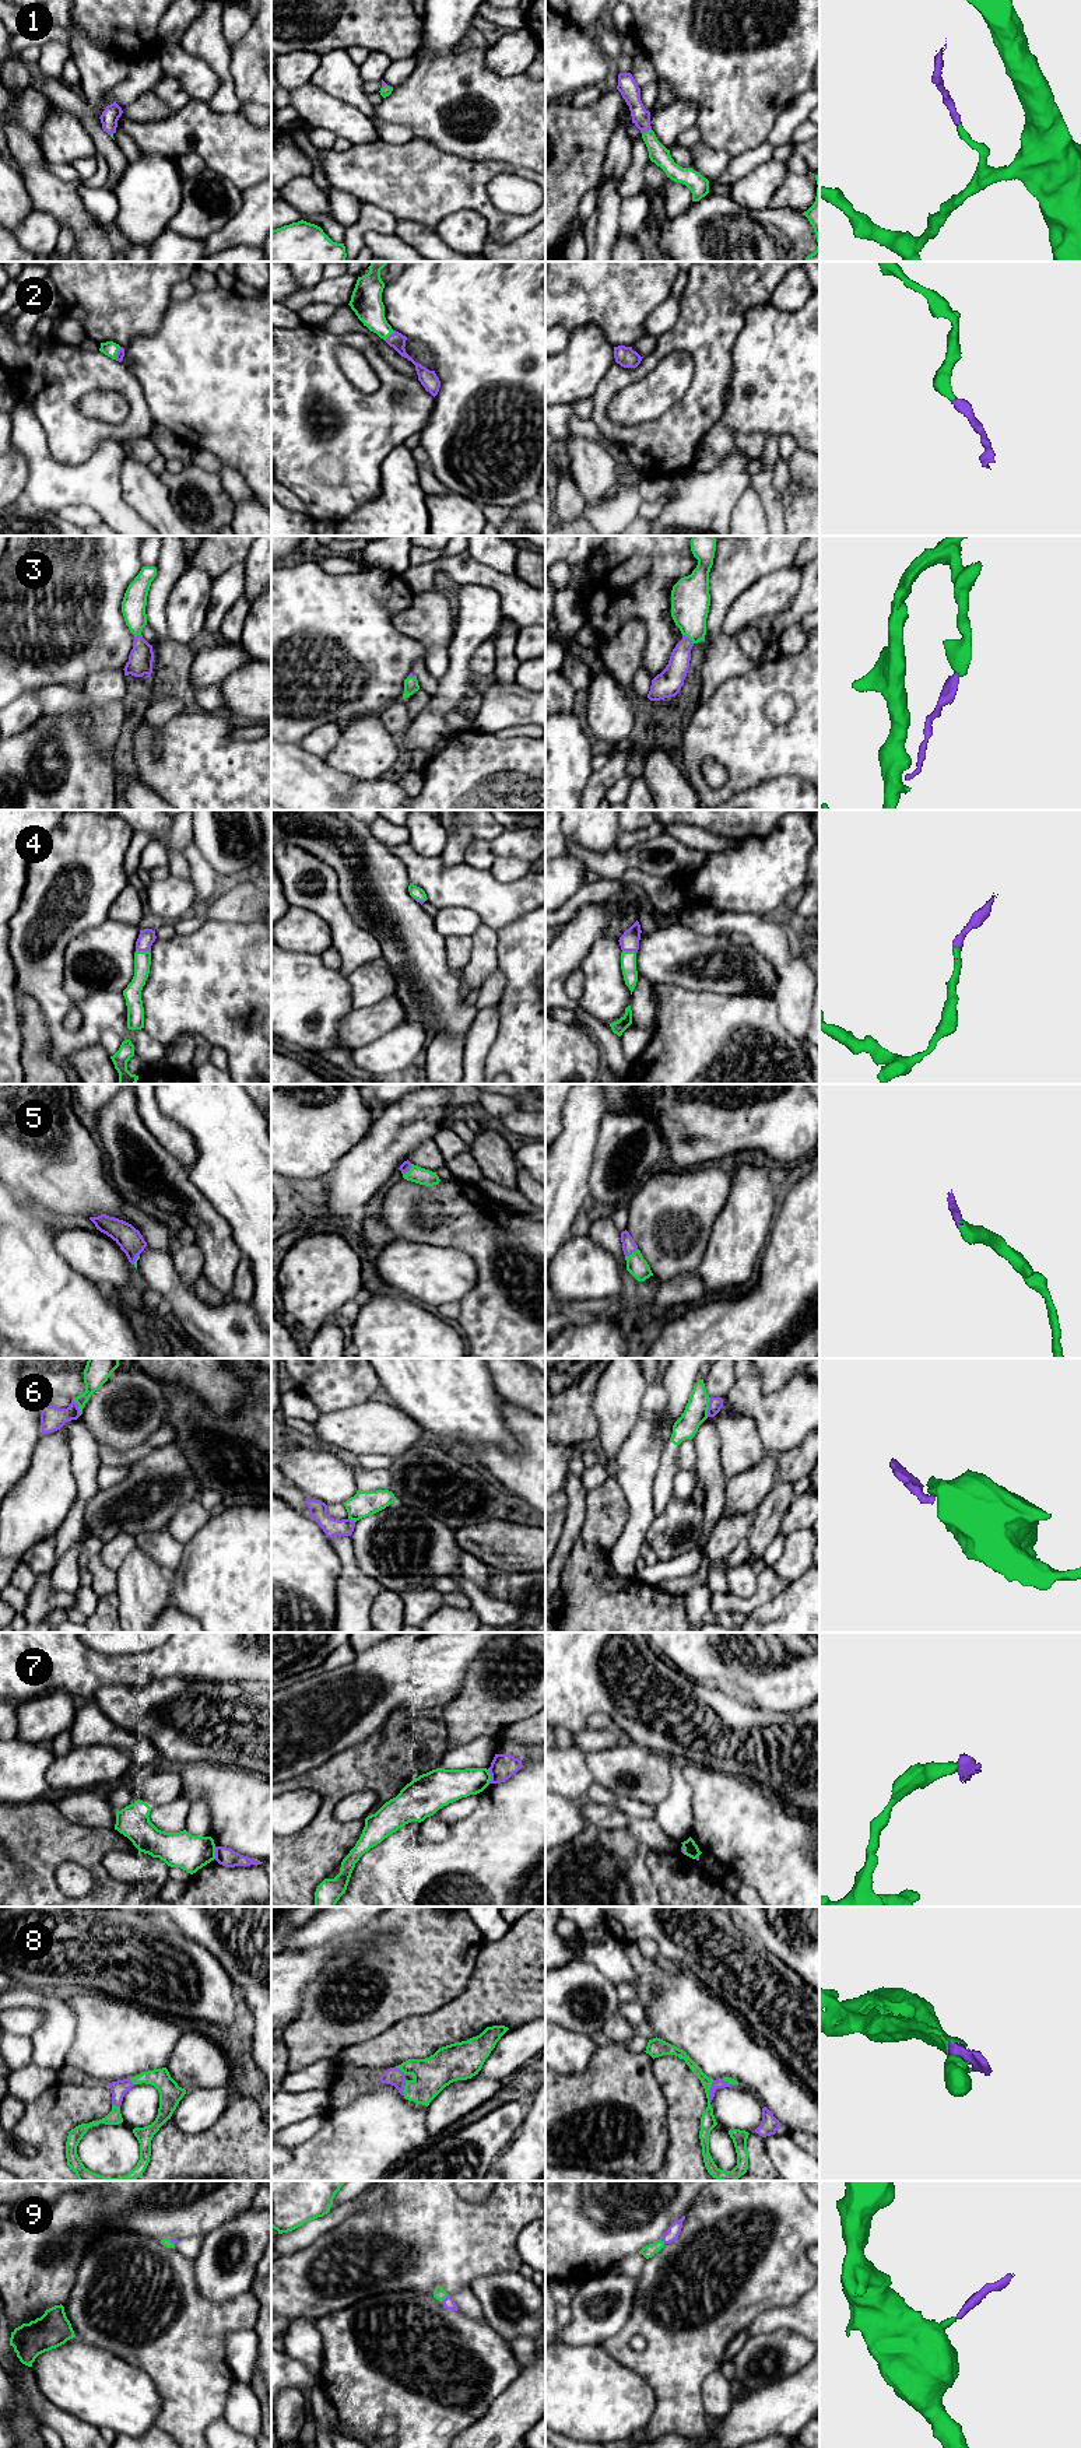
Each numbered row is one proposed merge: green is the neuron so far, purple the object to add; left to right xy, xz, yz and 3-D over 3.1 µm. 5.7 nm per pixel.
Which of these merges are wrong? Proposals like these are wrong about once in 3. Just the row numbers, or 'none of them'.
6, 7

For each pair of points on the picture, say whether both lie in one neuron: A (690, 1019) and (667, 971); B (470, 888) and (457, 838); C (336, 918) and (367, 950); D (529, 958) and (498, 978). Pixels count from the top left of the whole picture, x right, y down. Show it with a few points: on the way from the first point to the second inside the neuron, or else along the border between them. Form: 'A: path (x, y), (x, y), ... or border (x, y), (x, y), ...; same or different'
A: border (655, 985), (674, 984), (705, 992); different
B: border (439, 856), (445, 865), (453, 865), (462, 859); different
C: path (343, 926), (358, 942); same
D: border (499, 968), (504, 975), (505, 989), (497, 1005); different

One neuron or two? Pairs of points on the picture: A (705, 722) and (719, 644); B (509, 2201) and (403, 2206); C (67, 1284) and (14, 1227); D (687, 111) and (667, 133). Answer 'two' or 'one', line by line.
A: two
B: one
C: one
D: one

